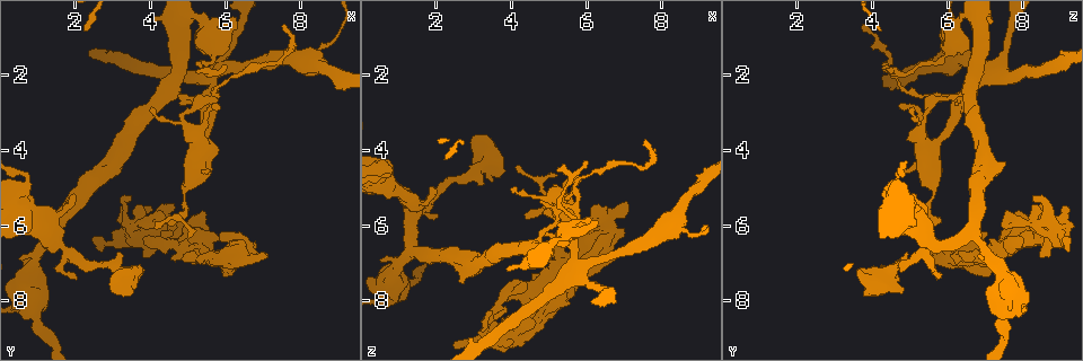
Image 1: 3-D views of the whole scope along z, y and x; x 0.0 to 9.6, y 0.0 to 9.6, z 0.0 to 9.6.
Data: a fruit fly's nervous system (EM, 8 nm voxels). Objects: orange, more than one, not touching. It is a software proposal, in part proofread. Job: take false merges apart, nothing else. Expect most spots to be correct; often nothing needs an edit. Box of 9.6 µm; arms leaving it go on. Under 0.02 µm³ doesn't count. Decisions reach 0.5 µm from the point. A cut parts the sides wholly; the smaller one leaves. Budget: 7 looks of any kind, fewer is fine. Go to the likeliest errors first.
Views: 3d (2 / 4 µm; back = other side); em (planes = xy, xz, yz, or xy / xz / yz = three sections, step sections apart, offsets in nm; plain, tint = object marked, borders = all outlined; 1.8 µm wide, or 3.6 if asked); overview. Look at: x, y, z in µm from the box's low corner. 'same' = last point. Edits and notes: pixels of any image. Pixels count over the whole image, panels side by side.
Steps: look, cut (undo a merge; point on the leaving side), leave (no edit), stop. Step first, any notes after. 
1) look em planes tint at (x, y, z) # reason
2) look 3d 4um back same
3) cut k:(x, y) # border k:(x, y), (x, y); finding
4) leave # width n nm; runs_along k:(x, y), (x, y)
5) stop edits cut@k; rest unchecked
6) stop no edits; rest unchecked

look em planes borders at (5.70, 2.00, 7.05)

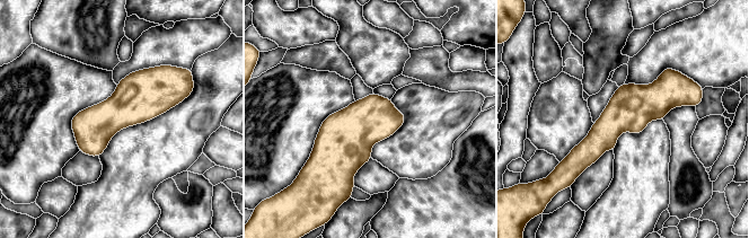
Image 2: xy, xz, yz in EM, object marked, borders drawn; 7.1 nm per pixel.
leave # runs_along 2:(688, 102), (633, 106), (570, 159); all the same neuron

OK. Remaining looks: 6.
look 3d 4um at (0.65, 8.15, 7.95) # branch point

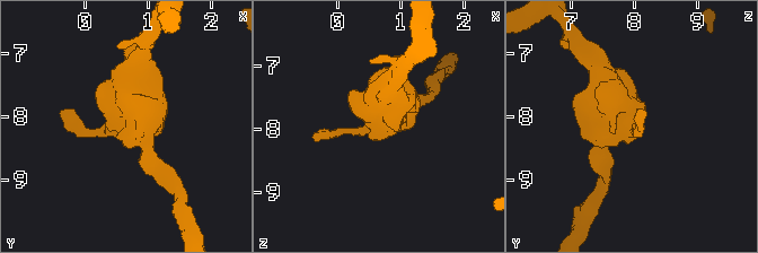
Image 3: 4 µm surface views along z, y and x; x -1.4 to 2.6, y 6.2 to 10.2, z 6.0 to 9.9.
look em planes tint at (0.70, 8.15, 7.90) # now the EM

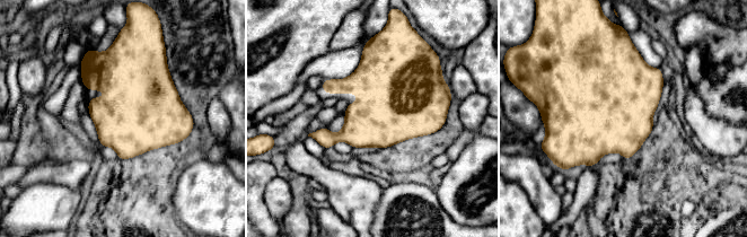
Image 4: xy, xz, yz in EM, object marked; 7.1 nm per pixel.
leave # width 500 nm; all the same neuron

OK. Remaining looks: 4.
look em xz step 16 tint at (6.60, 6.90, 5.75) # sudden change in width

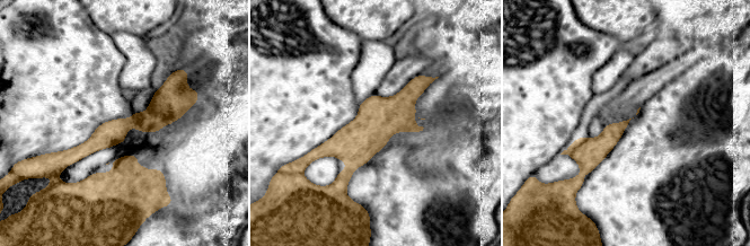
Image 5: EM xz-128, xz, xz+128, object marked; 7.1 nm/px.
look em planes borders same

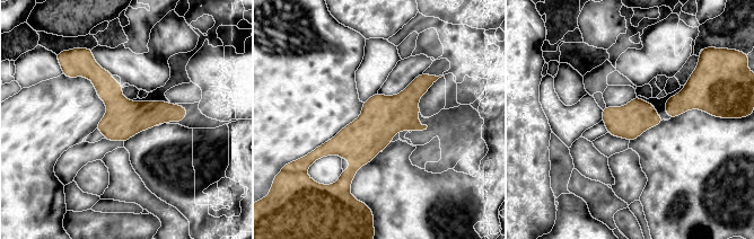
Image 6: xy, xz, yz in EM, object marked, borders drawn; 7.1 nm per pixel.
leave # runs_along 6:(430, 78), (359, 148), (344, 179); one neuron here

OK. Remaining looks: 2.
stop no edits; rest unchecked

